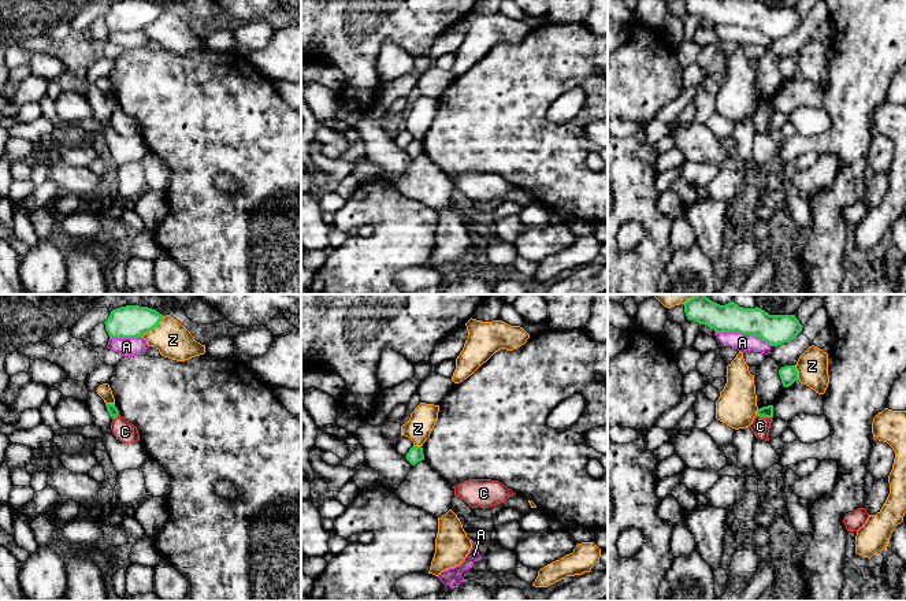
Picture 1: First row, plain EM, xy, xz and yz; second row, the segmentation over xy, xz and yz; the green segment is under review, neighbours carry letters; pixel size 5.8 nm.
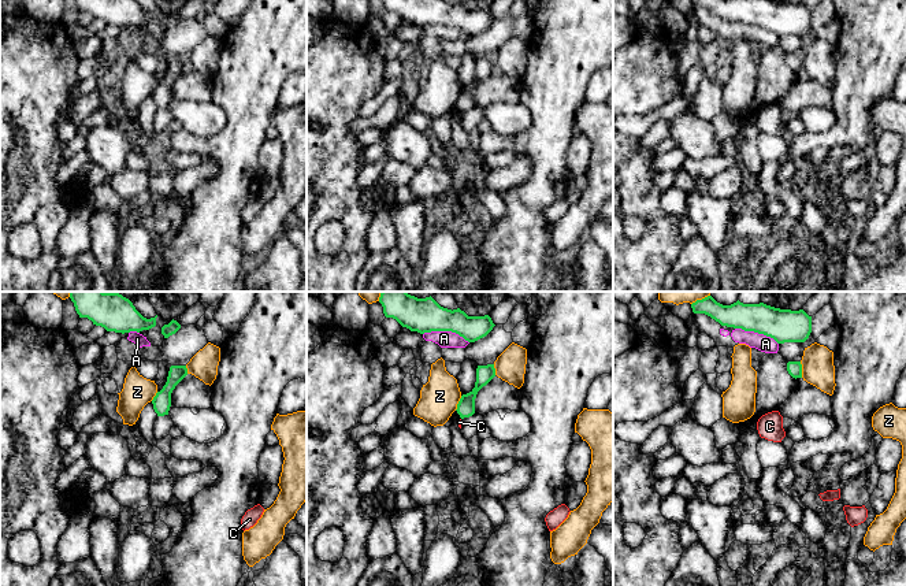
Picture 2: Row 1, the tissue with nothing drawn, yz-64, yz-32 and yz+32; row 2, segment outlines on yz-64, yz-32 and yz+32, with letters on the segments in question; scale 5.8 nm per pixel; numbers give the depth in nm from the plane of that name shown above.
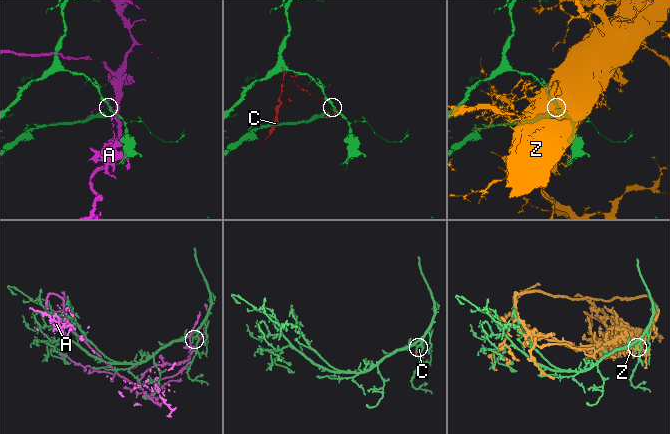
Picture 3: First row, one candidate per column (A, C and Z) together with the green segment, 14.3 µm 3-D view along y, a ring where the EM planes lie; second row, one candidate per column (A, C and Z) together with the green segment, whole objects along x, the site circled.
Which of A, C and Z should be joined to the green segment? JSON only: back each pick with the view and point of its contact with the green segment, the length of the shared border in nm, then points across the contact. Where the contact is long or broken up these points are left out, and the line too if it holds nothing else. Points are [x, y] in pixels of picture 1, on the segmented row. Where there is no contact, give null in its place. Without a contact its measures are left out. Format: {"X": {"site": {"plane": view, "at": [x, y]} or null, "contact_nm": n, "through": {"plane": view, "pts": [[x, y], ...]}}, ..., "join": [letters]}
{"join": []}

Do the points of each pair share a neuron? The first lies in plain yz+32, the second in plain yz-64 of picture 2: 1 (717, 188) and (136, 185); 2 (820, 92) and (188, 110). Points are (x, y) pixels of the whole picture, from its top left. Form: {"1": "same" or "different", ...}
{"1": "same", "2": "different"}

